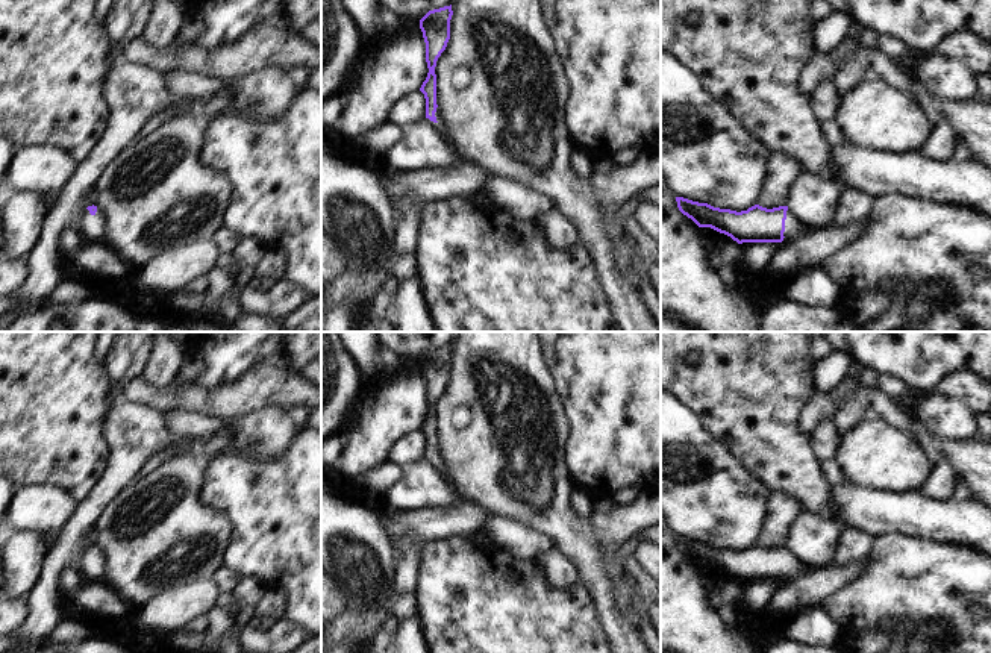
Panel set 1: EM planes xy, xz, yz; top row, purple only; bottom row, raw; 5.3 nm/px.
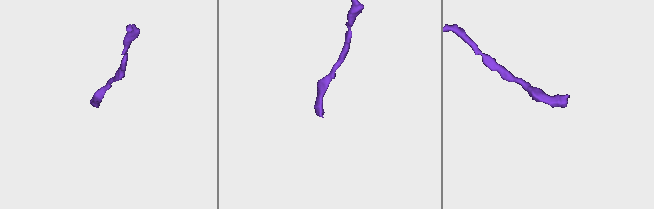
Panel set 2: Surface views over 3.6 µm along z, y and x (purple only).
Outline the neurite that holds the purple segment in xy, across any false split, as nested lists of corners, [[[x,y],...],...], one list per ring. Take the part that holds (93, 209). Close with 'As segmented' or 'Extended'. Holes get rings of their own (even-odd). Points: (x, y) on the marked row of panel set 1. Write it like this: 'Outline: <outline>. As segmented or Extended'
Outline: [[[92,205],[92,206],[88,206],[86,209],[89,211],[91,215],[83,224],[83,232],[86,236],[92,239],[100,239],[103,235],[103,221],[95,215],[97,206]]]. Extended

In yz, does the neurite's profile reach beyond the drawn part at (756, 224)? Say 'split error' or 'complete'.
split error

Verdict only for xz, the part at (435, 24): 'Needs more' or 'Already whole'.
Already whole

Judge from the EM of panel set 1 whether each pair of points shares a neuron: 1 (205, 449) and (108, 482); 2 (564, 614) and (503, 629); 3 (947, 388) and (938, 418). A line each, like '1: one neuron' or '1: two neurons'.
1: one neuron
2: one neuron
3: two neurons

